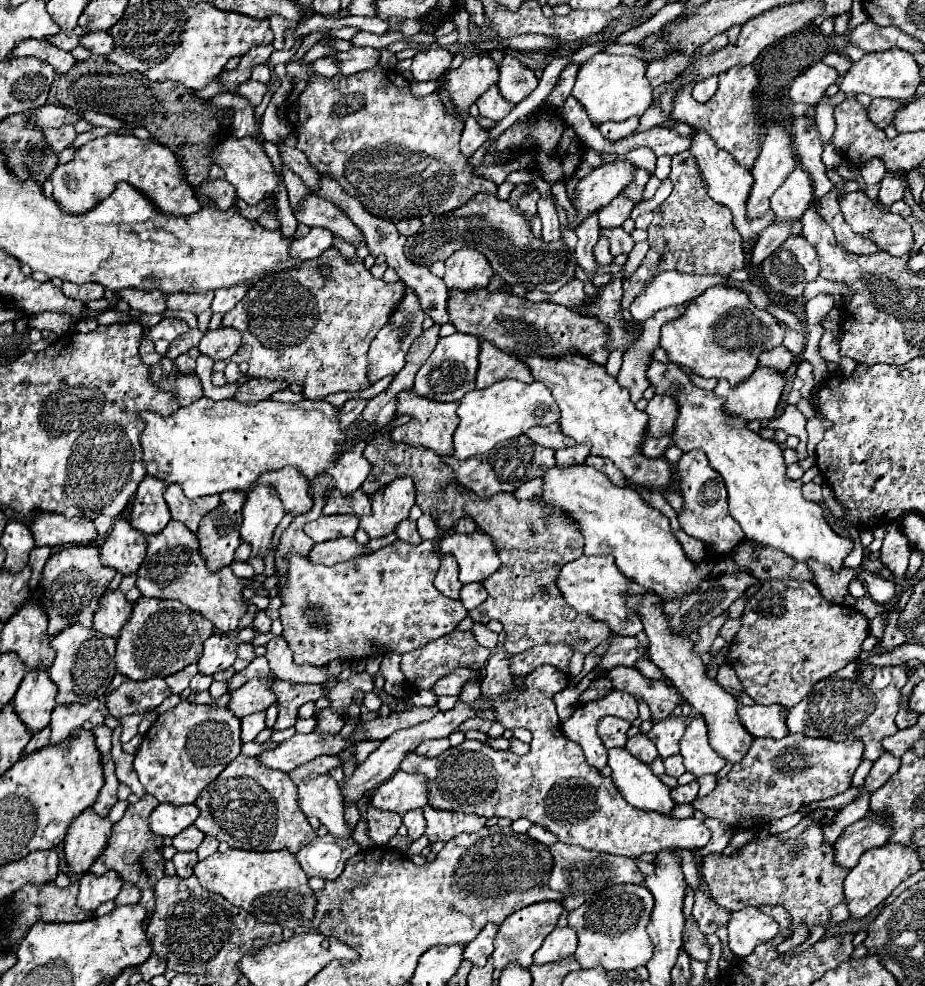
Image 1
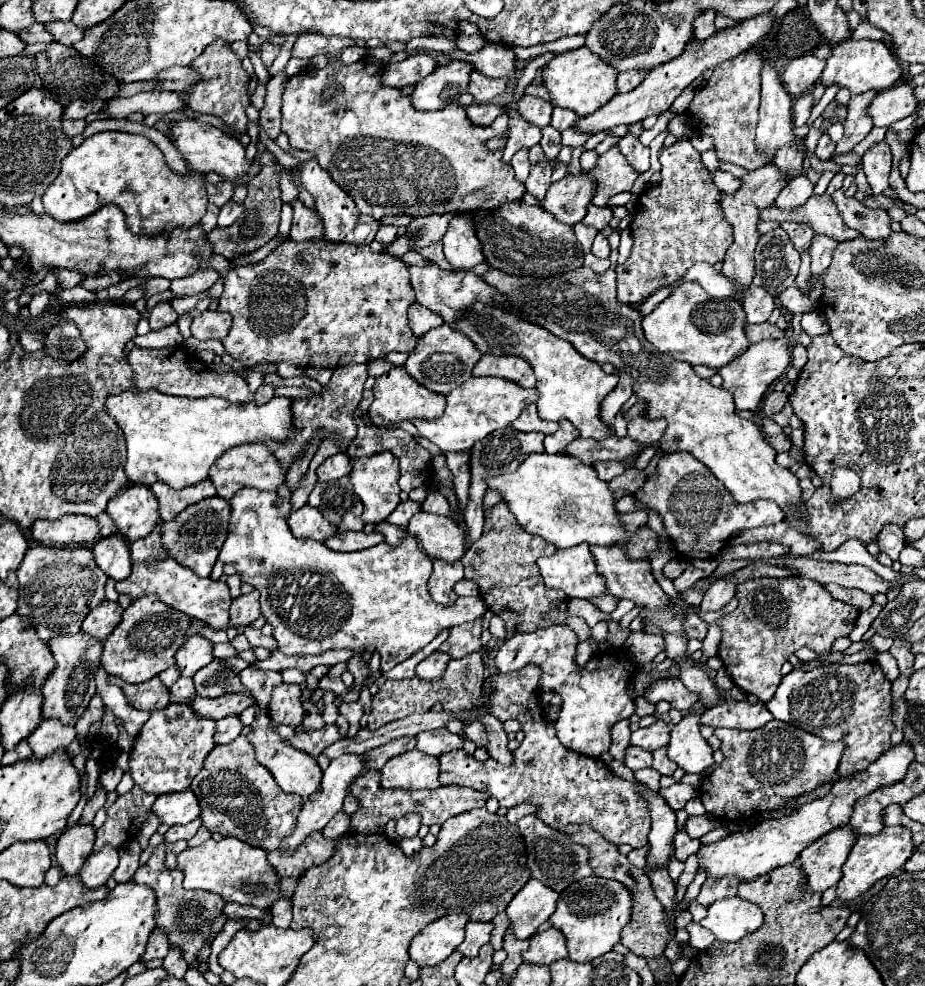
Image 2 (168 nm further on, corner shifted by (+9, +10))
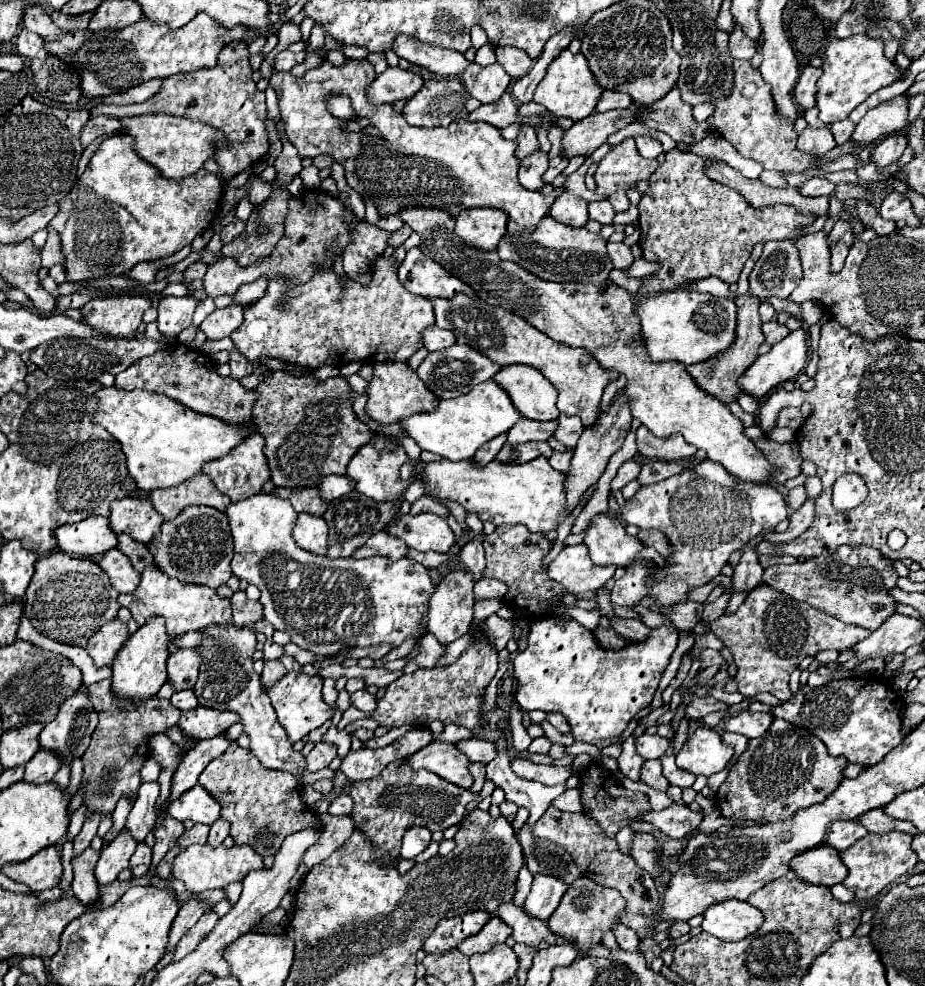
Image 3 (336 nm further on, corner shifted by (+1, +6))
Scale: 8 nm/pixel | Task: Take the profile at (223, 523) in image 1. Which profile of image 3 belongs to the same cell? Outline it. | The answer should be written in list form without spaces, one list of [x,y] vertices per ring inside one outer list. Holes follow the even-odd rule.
[[[189,506],[173,522],[163,522],[159,536],[149,544],[155,564],[171,578],[191,584],[217,588],[231,578],[229,562],[233,558],[231,528],[227,514],[211,506]]]

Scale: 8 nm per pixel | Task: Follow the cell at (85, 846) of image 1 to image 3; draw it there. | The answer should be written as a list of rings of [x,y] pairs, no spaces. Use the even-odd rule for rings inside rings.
[[[91,846],[85,848],[79,856],[75,856],[71,860],[73,866],[73,884],[71,890],[73,894],[83,902],[83,904],[91,904],[99,898],[99,890],[97,890],[97,880],[95,880],[95,864],[99,860],[101,850],[93,850]]]

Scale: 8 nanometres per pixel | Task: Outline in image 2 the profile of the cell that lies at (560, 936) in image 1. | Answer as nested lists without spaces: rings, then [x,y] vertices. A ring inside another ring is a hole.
[[[549,928],[531,938],[531,946],[523,952],[523,960],[527,964],[551,964],[559,958],[567,958],[567,946],[563,934],[557,928]]]

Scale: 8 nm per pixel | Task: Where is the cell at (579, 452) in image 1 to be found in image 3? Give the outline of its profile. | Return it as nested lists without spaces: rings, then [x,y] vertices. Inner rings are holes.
[[[561,414],[557,418],[557,422],[559,422],[559,428],[555,432],[555,440],[561,442],[567,448],[575,448],[581,432],[585,430],[581,420],[579,420],[579,416],[565,416],[565,414]]]

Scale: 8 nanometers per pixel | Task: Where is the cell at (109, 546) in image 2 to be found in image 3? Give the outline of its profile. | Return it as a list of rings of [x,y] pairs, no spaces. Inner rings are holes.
[[[117,548],[105,552],[99,566],[107,572],[117,592],[133,592],[141,580],[141,574],[131,566],[129,558]]]

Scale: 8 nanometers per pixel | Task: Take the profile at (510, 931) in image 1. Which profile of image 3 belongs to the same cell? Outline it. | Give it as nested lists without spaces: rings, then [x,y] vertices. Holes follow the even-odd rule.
[[[535,874],[533,886],[531,886],[531,892],[525,900],[523,910],[529,916],[547,922],[551,918],[551,914],[555,912],[555,908],[559,906],[559,900],[563,898],[565,890],[567,890],[567,886],[563,884],[563,880],[559,880],[555,876]]]

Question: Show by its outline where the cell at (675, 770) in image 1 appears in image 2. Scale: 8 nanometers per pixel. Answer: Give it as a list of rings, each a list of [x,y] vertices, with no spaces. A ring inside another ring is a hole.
[[[657,748],[653,752],[653,768],[661,774],[661,776],[673,776],[673,772],[677,770],[677,766],[667,758],[667,750],[665,748]]]

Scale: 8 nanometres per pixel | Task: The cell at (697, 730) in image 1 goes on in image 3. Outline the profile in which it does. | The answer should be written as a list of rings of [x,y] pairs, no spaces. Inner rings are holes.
[[[699,726],[679,750],[677,764],[679,768],[695,776],[701,774],[709,778],[711,774],[721,772],[731,760],[731,756],[733,748],[721,740],[717,730],[709,726]]]

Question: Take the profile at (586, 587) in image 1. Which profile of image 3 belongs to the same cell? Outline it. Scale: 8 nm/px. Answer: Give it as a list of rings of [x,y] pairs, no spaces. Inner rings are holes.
[[[565,546],[559,556],[549,564],[547,574],[557,580],[569,594],[581,594],[587,590],[599,590],[609,578],[613,578],[613,566],[597,566],[591,562],[587,546]]]

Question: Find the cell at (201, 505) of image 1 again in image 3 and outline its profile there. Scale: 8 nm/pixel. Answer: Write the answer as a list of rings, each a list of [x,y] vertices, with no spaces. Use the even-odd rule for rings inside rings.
[[[199,474],[193,480],[189,480],[187,484],[175,486],[175,488],[163,488],[163,490],[155,490],[149,494],[155,510],[165,518],[165,520],[175,520],[175,516],[179,516],[187,506],[193,504],[205,504],[205,506],[213,506],[221,512],[225,512],[225,508],[229,506],[229,498],[225,494],[221,494],[215,484],[211,482],[211,478],[207,474]]]

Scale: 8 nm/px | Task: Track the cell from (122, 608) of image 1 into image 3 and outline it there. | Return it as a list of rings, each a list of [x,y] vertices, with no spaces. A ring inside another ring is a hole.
[[[115,618],[91,636],[85,650],[93,658],[95,666],[111,666],[117,650],[127,642],[127,638],[129,638],[127,624],[121,622],[119,618]]]

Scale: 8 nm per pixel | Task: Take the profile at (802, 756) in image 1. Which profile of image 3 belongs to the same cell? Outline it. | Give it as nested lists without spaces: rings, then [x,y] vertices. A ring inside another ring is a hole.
[[[775,720],[769,730],[761,738],[749,740],[747,750],[737,758],[737,762],[731,766],[727,780],[717,790],[717,808],[725,818],[743,818],[743,820],[787,820],[797,810],[809,808],[811,804],[823,802],[843,780],[841,770],[847,766],[847,760],[843,756],[829,756],[825,744],[809,734],[805,728],[799,728],[795,724],[789,724],[785,720]]]

